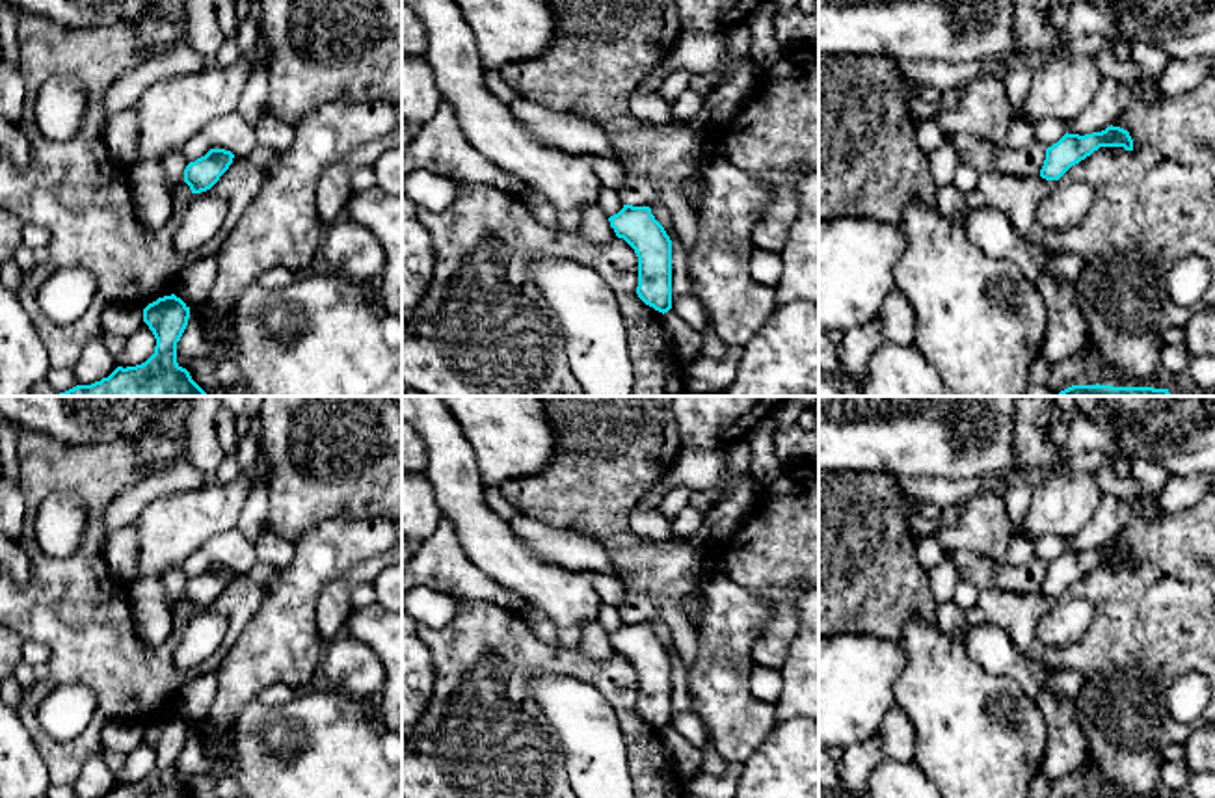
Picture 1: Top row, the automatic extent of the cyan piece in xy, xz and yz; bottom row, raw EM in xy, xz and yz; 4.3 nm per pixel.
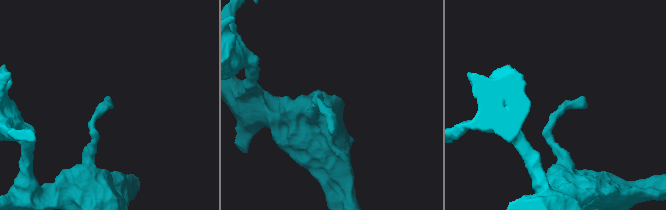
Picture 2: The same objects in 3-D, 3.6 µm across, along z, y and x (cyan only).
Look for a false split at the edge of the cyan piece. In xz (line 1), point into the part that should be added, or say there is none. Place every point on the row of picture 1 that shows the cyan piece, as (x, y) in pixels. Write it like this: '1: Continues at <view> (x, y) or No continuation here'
1: No continuation here

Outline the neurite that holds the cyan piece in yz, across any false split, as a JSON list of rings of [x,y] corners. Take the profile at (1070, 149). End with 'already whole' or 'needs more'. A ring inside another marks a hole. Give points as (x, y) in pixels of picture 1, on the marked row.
[[[1107,126],[1092,134],[1064,134],[1057,143],[1046,149],[1046,160],[1040,177],[1046,180],[1059,180],[1072,166],[1090,156],[1100,147],[1124,147],[1133,151],[1133,140],[1128,130],[1120,126]]]; already whole

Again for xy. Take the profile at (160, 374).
[[[175,294],[143,309],[143,322],[156,339],[154,353],[141,365],[117,366],[108,378],[76,385],[58,396],[207,396],[190,372],[177,363],[177,342],[190,318],[190,307]]]; already whole

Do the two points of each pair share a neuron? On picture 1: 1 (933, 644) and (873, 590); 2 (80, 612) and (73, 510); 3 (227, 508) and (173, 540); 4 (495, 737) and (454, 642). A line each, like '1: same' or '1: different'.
1: different
2: different
3: same
4: same

